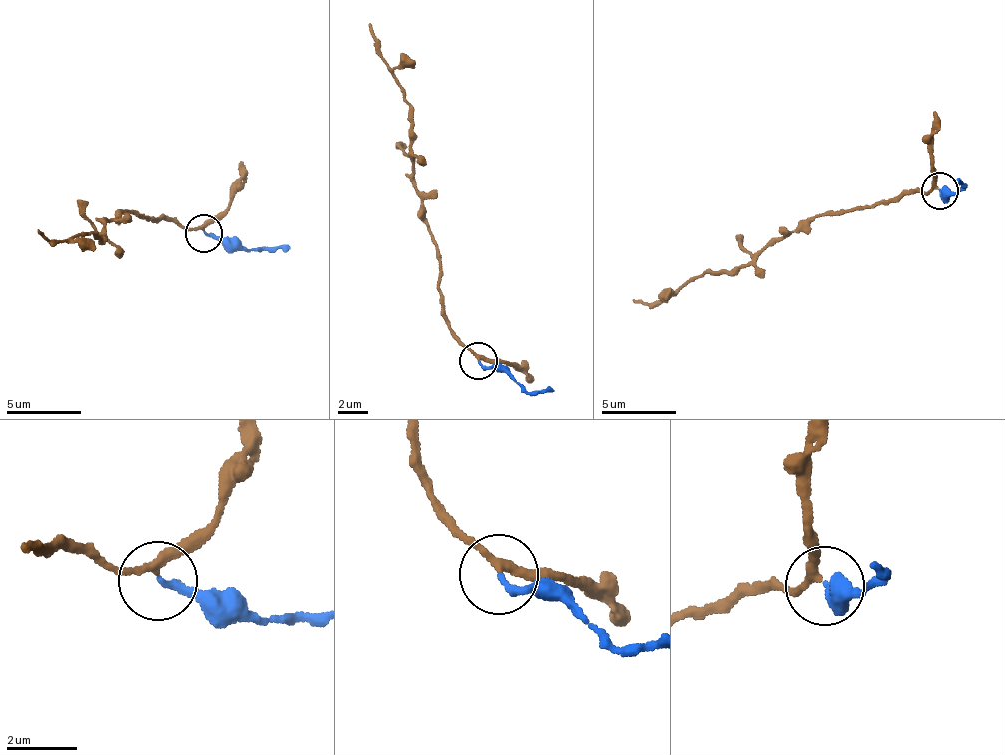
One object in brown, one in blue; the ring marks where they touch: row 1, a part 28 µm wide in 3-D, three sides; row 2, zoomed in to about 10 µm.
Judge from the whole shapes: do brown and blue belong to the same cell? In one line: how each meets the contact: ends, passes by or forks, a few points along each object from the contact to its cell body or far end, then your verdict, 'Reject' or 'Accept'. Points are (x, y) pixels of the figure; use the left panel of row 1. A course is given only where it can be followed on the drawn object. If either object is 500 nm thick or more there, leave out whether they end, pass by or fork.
At the ring brown passes by. At the ring blue ends. Course of brown: (203, 232), (141, 214), (118, 213), (104, 221), (99, 240), (93, 234), (57, 242), (39, 228). Course of blue: (203, 232), (235, 237), (253, 251), (291, 247). Accept

